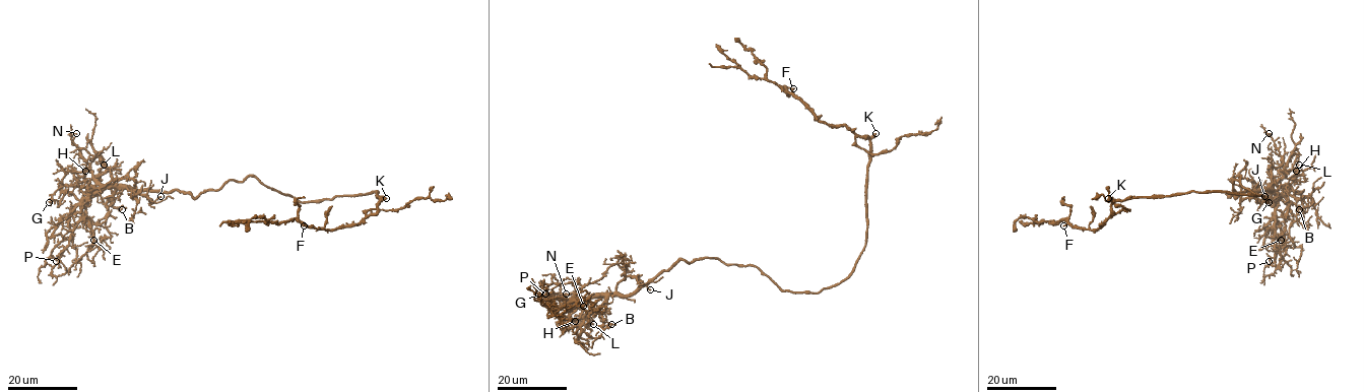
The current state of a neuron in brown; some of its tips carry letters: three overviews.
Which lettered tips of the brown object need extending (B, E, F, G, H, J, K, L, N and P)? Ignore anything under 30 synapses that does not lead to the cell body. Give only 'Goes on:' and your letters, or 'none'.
Goes on: L

